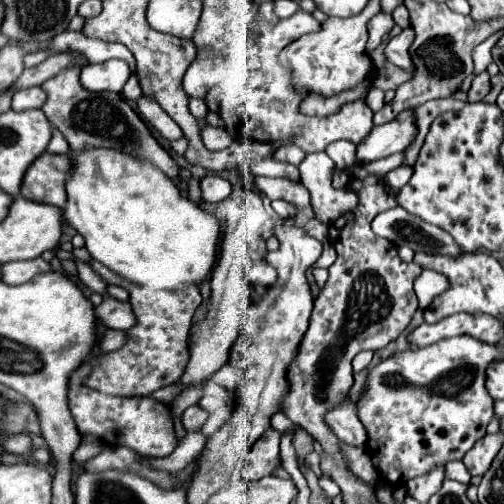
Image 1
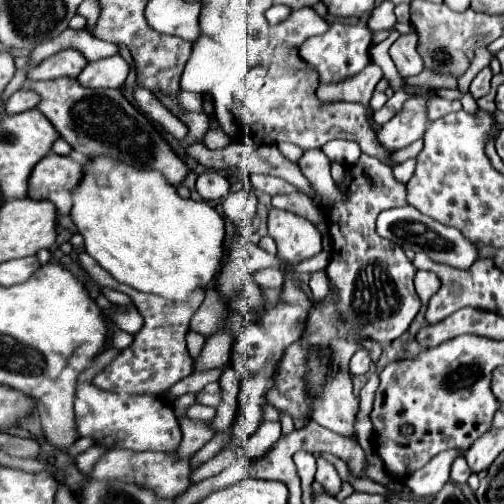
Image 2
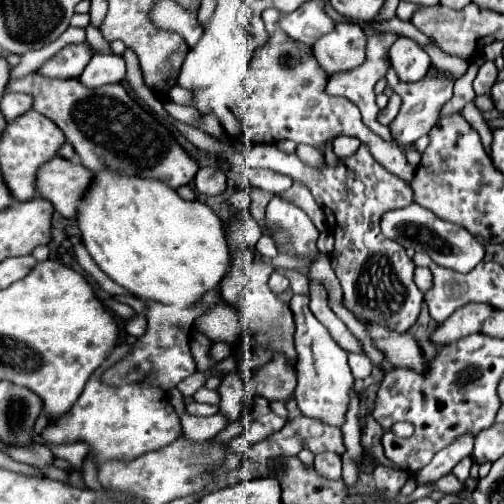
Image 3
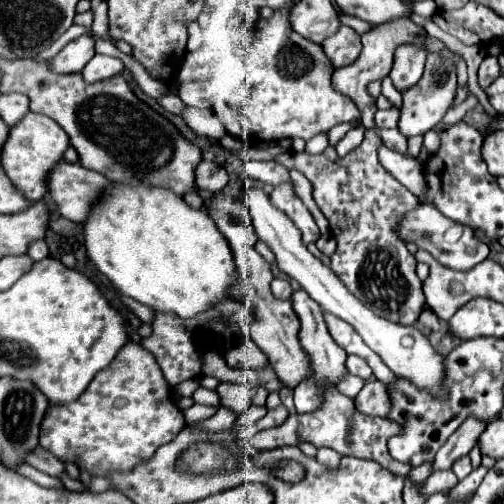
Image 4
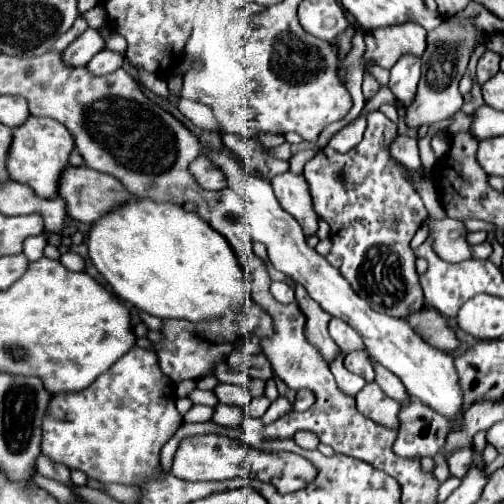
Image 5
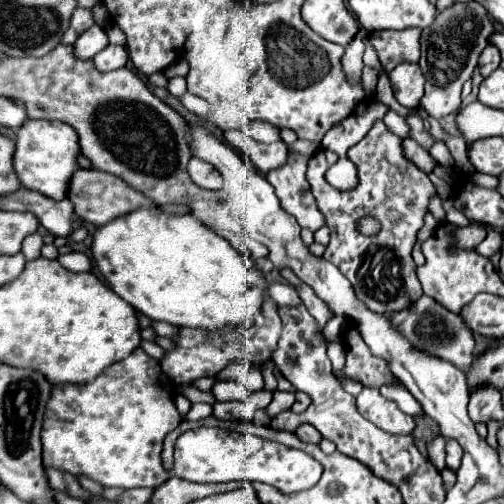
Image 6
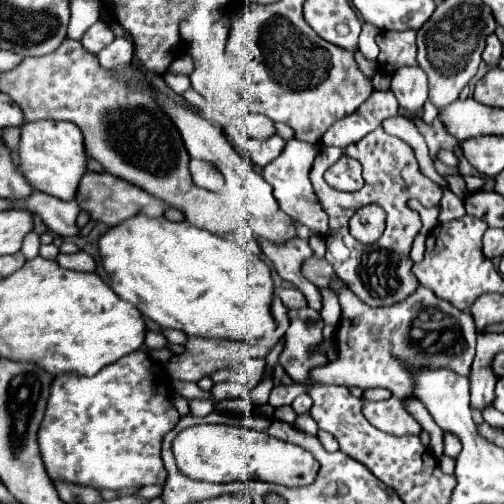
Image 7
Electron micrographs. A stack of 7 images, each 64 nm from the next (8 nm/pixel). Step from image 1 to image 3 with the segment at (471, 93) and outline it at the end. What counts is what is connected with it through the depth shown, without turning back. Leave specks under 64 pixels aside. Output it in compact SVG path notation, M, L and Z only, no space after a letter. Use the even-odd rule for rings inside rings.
M486 60L486 62L480 66L478 74L476 74L476 80L474 80L474 92L476 92L476 94L488 94L490 88L492 88L492 84L496 82L496 76L498 76L496 64L490 62L490 60Z

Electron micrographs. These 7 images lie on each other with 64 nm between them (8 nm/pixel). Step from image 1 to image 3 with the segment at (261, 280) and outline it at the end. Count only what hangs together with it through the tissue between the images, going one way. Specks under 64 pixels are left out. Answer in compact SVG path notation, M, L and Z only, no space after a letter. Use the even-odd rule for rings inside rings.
M274 272L274 274L270 276L270 280L268 280L268 286L272 288L272 292L282 294L282 292L288 290L288 278L282 276L282 274L278 274L278 272Z

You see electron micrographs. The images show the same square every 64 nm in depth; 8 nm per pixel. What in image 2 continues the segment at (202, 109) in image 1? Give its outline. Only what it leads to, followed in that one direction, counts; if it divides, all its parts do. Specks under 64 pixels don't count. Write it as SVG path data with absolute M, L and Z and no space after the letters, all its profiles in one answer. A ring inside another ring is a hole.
M180 90L178 92L180 96L180 104L182 104L182 108L186 108L186 110L194 110L194 112L200 112L202 110L202 96L200 94L194 94L194 92L186 92L186 90Z

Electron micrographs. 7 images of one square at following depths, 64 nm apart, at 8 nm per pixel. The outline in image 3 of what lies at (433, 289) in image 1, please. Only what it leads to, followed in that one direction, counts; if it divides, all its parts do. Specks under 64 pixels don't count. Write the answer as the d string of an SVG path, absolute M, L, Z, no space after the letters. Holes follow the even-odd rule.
M418 266L418 268L416 268L414 278L416 278L416 284L420 284L422 292L426 292L426 290L430 288L430 284L432 284L432 278L430 278L430 276L432 276L432 274L428 272L428 268L422 268L422 266Z

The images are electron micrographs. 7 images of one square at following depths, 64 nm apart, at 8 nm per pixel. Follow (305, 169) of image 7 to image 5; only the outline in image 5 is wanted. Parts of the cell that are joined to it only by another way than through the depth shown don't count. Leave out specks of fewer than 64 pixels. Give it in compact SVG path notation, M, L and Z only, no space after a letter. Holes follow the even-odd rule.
M288 170L284 174L274 176L270 184L276 192L276 198L280 200L280 206L298 220L298 224L304 228L304 234L316 234L320 216L312 206L312 196L306 178Z

